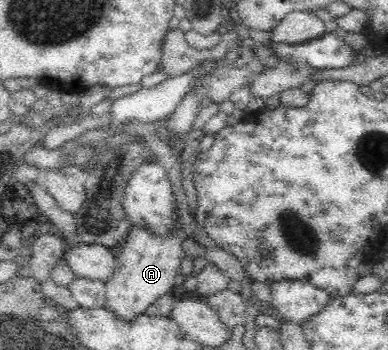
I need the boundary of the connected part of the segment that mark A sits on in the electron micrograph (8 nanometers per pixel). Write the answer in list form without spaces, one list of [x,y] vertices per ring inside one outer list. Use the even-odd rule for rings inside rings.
[[[179,223],[168,236],[155,236],[144,228],[132,225],[124,242],[121,243],[120,255],[116,259],[116,268],[105,283],[107,297],[106,309],[120,319],[130,322],[137,316],[144,315],[145,309],[154,304],[160,296],[174,292],[176,274],[180,260],[184,256],[182,242],[187,238]]]

